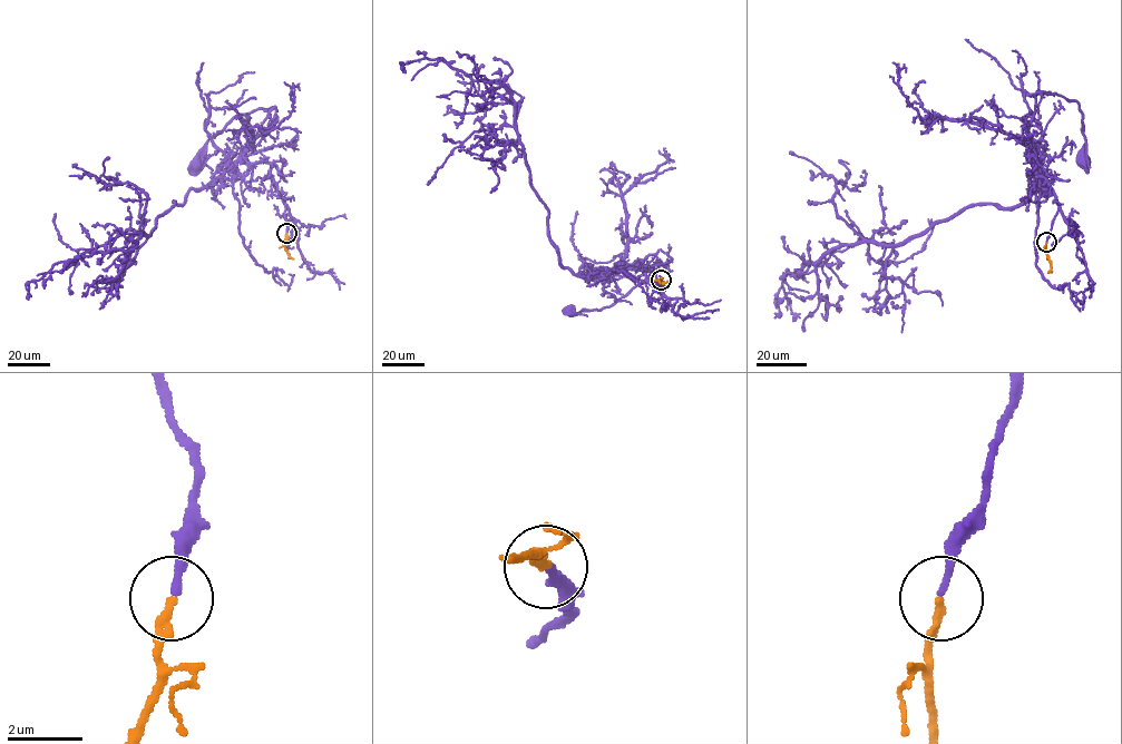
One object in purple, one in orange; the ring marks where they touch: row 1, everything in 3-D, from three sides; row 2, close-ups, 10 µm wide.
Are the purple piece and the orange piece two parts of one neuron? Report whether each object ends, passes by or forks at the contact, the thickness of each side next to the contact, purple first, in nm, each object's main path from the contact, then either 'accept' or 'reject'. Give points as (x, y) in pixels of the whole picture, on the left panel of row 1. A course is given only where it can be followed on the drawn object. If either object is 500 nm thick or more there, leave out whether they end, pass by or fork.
purple ends | orange ends | 180/220 nm | purple via (286, 233), (285, 202), (273, 183), (270, 164), (241, 159), (275, 107), (237, 114), (207, 140), (195, 164) | orange via (286, 233), (284, 248), (293, 258) | accept

